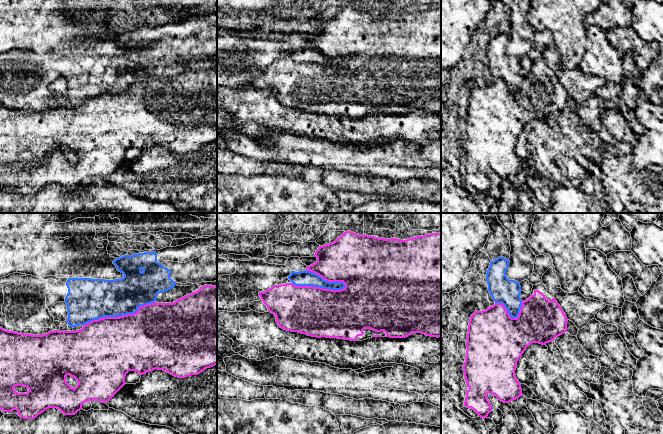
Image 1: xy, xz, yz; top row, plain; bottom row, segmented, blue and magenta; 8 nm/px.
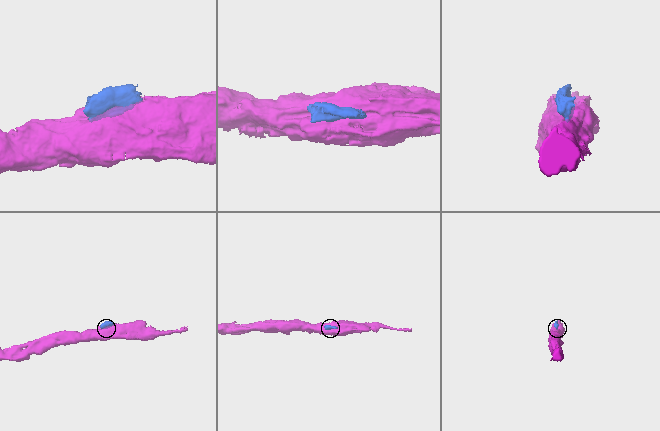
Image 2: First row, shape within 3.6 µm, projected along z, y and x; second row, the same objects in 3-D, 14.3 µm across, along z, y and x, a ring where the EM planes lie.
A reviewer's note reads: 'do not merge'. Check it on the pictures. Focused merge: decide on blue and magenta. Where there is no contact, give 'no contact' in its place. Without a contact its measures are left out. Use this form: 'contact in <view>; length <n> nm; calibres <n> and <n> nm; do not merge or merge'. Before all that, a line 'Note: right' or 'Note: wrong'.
Note: right
contact in xz; length 440 nm; calibres 130 and 400 nm; do not merge

